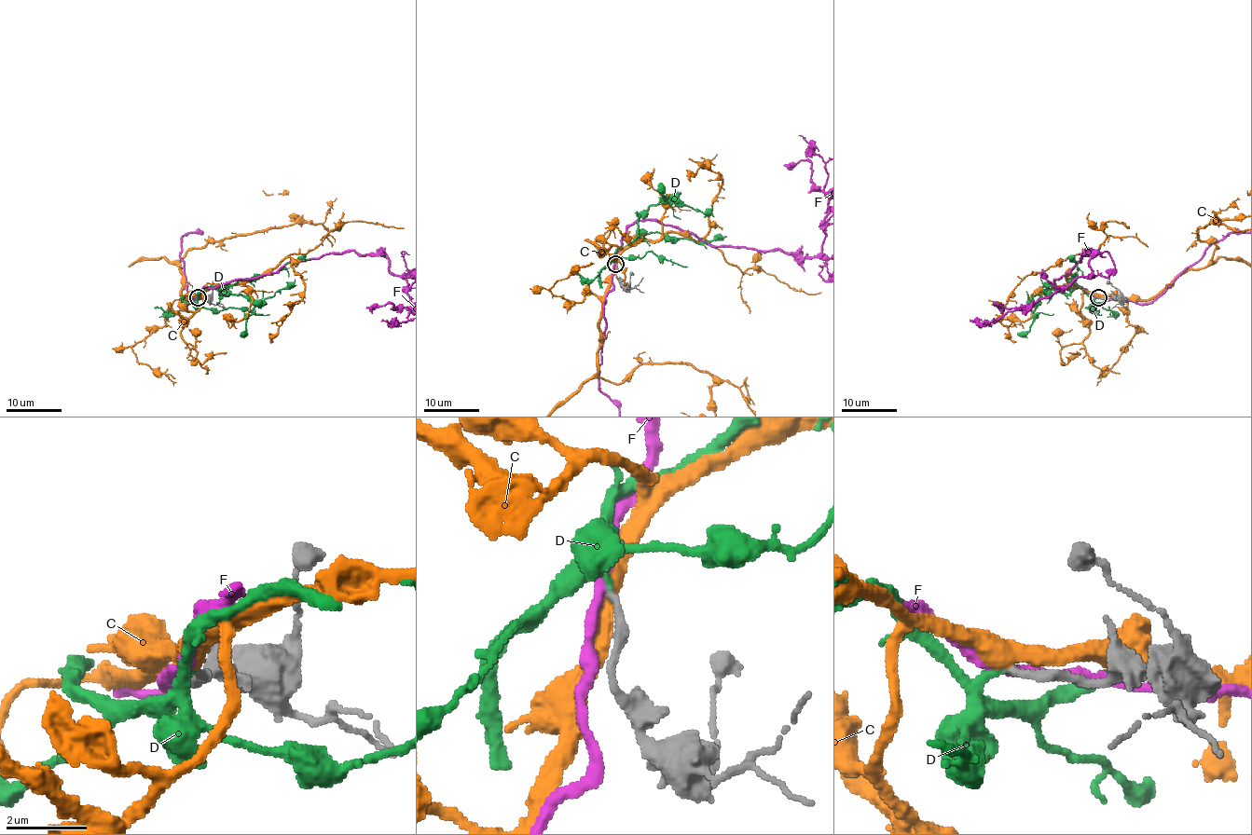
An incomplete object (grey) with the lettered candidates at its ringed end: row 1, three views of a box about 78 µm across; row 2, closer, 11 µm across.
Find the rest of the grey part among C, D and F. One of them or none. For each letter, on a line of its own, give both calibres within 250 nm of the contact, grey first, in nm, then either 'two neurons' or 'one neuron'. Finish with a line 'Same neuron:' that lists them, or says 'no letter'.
C: 240 nm thick on the grey side, 480 nm on the other; two neurons
D: 200 nm thick on the grey side, 170 nm on the other; one neuron
F: 190 nm thick on the grey side, 280 nm on the other; two neurons
Same neuron: D

